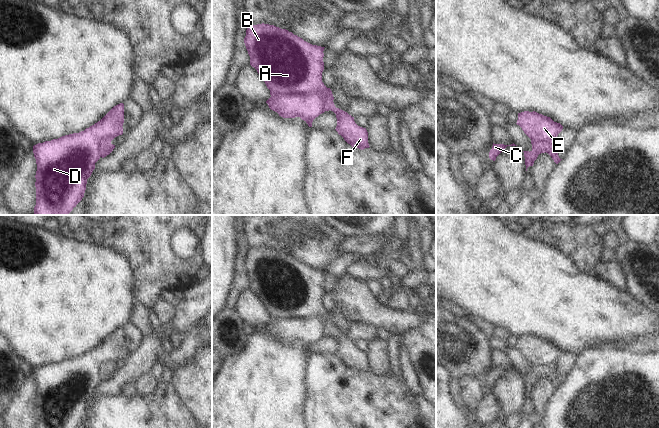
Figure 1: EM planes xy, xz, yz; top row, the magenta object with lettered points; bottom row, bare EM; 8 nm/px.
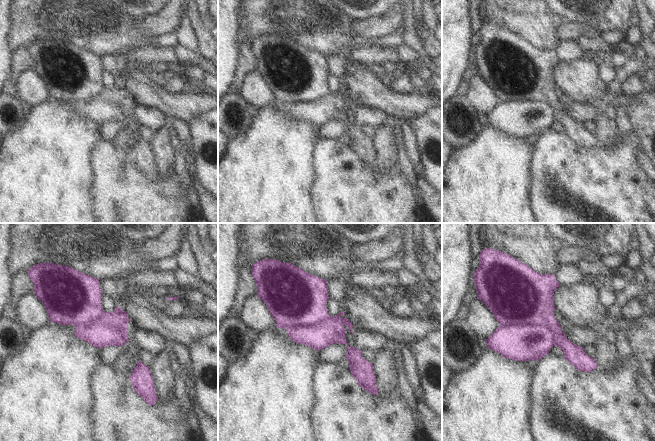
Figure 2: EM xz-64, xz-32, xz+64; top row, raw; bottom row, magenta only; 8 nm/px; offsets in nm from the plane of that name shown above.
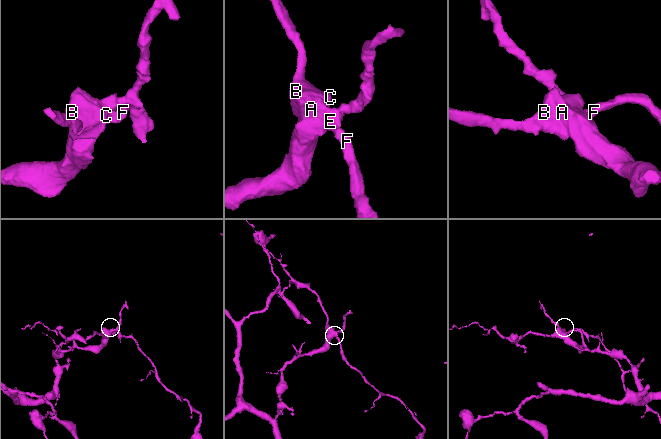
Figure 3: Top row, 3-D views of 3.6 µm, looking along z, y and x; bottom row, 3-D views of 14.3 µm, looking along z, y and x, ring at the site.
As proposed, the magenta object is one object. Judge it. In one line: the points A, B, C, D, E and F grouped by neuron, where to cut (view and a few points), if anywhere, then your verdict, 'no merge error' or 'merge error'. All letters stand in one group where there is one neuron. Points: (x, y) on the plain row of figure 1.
groups A B C F / D E; cut xz (326, 311), (322, 314), (271, 321); merge error

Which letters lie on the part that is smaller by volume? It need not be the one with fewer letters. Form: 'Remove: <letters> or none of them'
Remove: A, B, C, F

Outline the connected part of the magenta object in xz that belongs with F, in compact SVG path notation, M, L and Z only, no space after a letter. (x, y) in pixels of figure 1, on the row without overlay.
M326 328L325 335L329 334L336 338L337 350L335 354L348 368L361 374L370 371L366 352L358 350L354 345L354 341L339 332L331 332Z

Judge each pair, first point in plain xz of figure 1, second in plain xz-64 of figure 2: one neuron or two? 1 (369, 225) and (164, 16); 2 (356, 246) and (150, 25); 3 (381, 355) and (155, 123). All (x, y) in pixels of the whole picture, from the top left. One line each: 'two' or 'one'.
1: two
2: one
3: two

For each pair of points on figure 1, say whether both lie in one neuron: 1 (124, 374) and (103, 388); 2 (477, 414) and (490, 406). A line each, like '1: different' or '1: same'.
1: same
2: same

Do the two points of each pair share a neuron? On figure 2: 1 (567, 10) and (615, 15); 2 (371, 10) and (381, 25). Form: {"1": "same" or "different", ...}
{"1": "same", "2": "different"}

